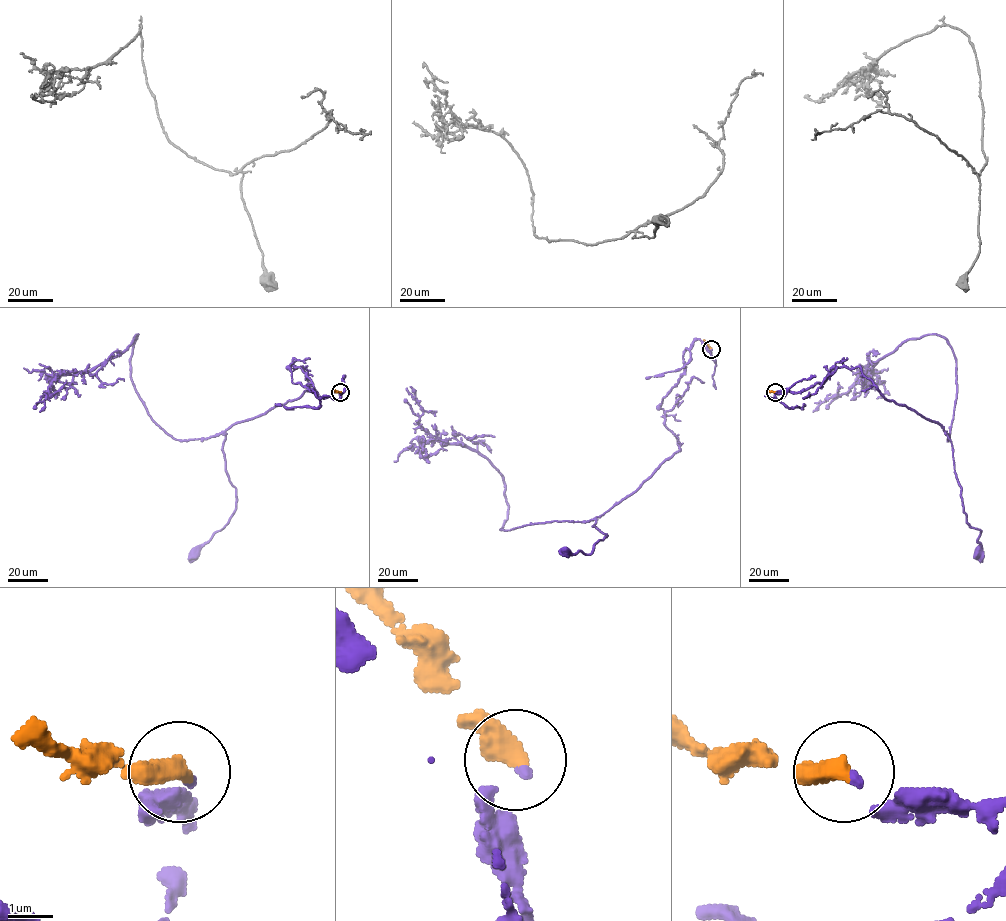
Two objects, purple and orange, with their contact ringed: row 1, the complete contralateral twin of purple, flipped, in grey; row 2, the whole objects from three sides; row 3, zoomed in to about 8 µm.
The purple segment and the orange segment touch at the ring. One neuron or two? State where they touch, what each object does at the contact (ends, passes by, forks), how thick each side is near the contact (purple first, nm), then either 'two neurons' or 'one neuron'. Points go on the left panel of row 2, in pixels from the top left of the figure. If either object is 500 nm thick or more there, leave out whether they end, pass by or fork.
(340, 392) | 160/550 nm | one neuron

